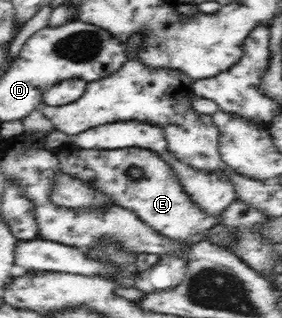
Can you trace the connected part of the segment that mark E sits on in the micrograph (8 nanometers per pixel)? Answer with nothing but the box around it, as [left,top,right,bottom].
[55,144,219,244]

